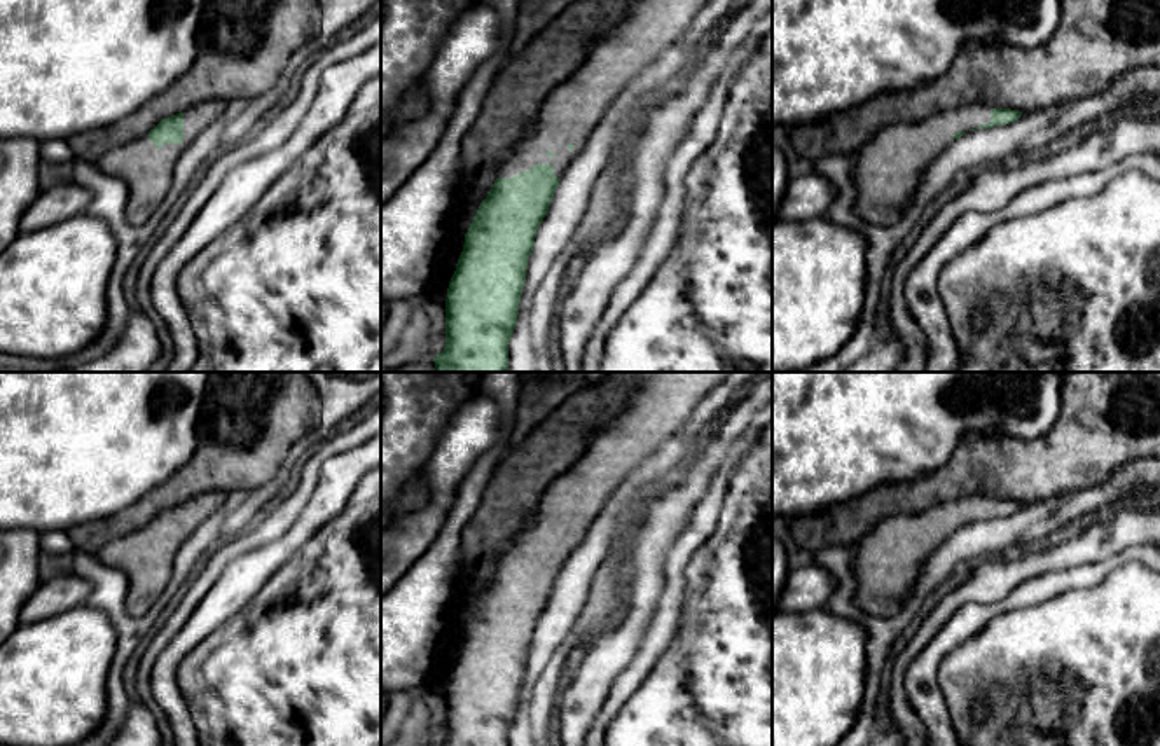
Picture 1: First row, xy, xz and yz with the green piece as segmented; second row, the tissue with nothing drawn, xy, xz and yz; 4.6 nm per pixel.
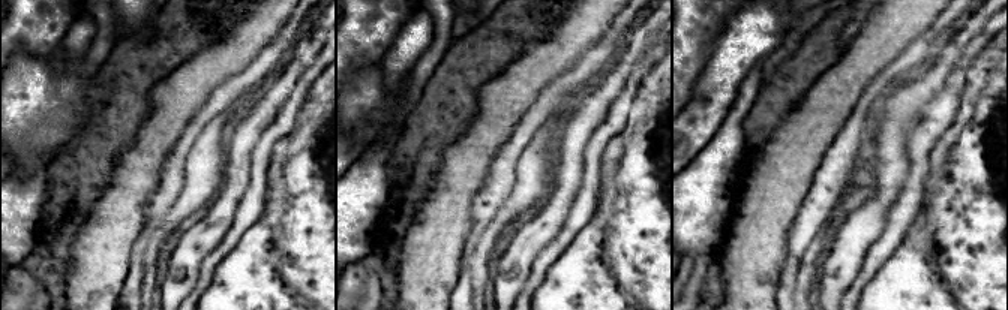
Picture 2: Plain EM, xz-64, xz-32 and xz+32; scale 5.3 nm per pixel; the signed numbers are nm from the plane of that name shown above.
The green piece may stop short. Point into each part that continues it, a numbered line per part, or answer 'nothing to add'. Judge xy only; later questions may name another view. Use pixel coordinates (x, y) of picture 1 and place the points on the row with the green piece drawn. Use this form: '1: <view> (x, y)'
1: xy (147, 172)

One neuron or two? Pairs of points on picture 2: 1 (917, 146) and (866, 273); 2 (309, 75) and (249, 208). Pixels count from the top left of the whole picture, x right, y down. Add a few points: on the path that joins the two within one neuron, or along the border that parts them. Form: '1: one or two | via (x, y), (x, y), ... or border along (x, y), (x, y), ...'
1: one | via (917, 177), (909, 202), (888, 241)
2: one | via (290, 108), (284, 123), (264, 144), (258, 175)

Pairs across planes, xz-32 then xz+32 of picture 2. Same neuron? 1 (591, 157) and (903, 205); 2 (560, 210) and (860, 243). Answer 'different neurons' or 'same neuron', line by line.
1: same neuron
2: same neuron

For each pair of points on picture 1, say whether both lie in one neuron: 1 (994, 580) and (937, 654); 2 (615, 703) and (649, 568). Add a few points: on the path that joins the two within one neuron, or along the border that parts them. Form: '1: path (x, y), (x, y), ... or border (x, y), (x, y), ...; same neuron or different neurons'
1: border (1015, 587), (996, 601), (965, 603); different neurons
2: border (643, 633), (635, 657), (615, 678), (601, 704); different neurons

